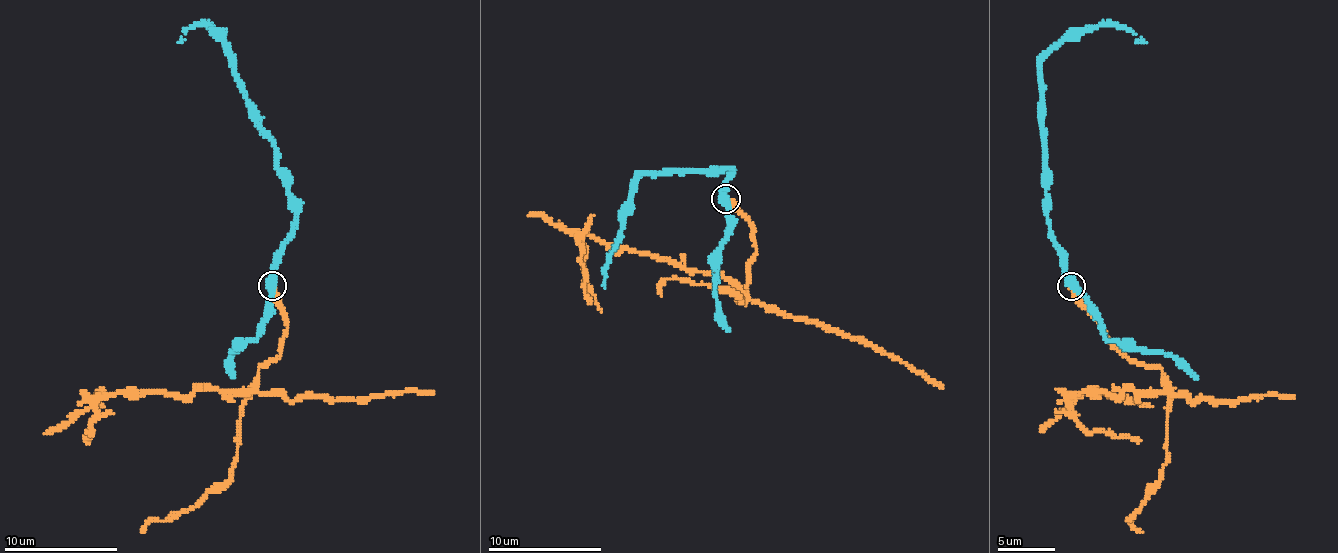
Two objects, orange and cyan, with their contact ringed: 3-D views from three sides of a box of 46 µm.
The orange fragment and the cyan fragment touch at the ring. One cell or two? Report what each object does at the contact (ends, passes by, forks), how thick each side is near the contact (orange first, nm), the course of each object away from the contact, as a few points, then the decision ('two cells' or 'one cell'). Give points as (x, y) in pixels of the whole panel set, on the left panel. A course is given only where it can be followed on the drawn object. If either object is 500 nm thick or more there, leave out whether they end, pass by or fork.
220 nm thick on the orange side, 500 nm on the other; orange runs (273, 288), (287, 333), (255, 386), (101, 399), (93, 404), (88, 441); cyan runs (273, 285), (277, 251), (294, 228), (289, 177), (222, 40), (206, 26), (193, 25), (180, 42); two cells

